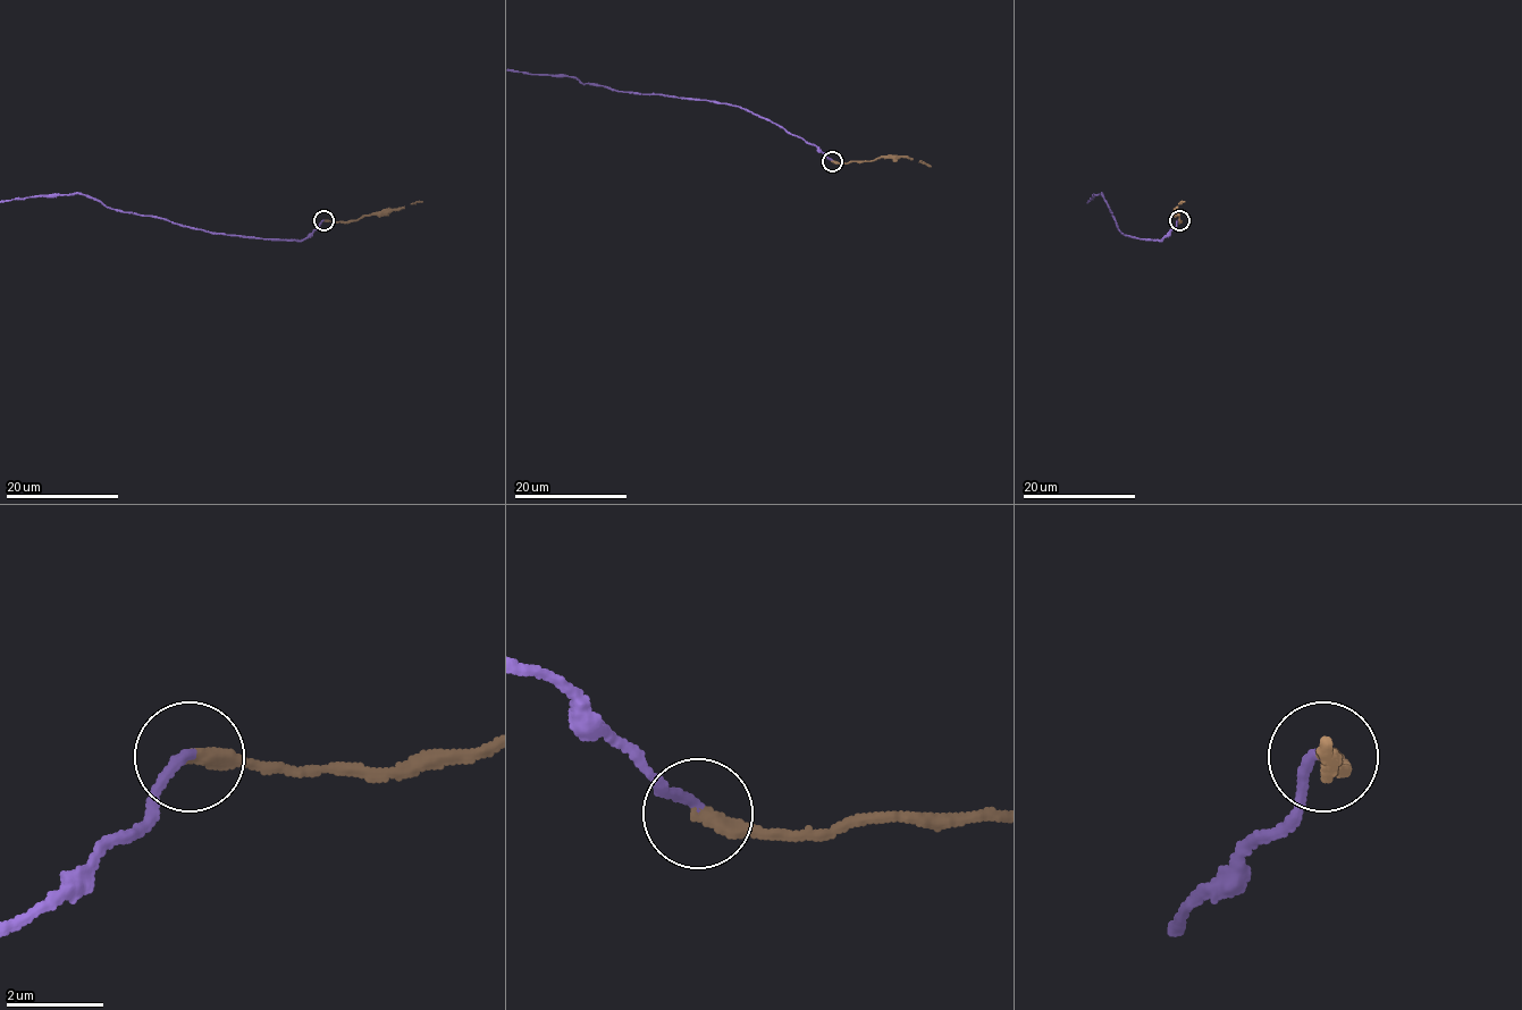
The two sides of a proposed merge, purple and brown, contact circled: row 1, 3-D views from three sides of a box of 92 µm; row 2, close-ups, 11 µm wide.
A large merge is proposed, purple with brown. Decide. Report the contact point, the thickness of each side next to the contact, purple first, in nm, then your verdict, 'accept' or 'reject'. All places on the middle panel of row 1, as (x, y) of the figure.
at (832, 161); 200 nm thick on the purple side, 320 nm on the other; accept

